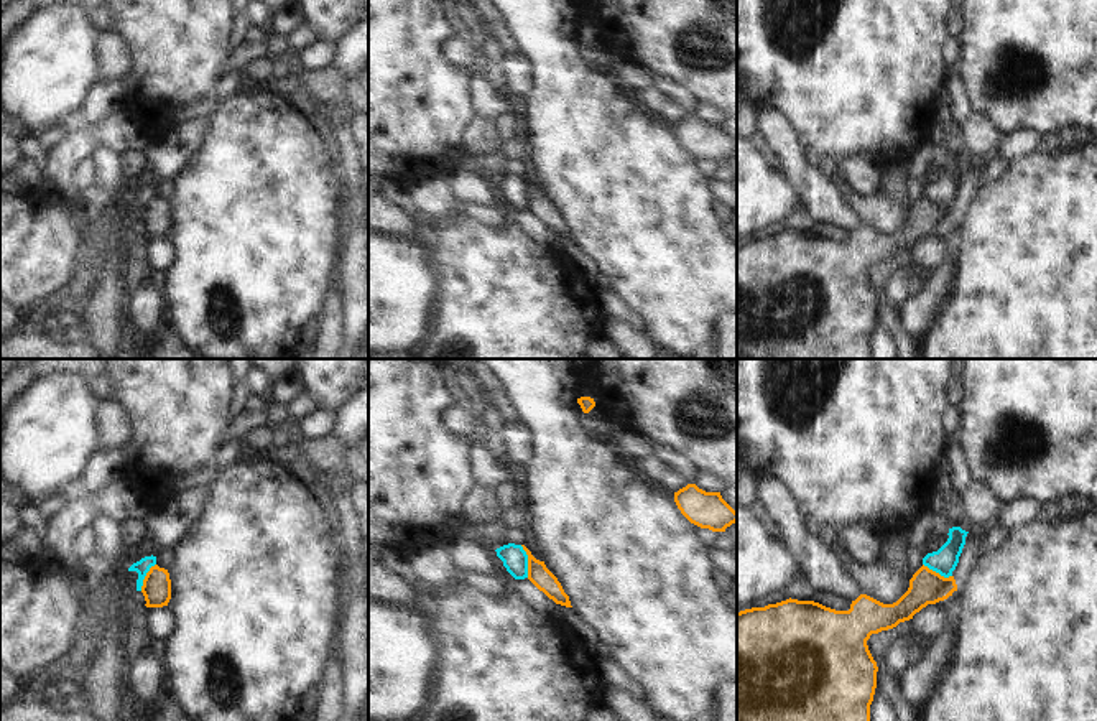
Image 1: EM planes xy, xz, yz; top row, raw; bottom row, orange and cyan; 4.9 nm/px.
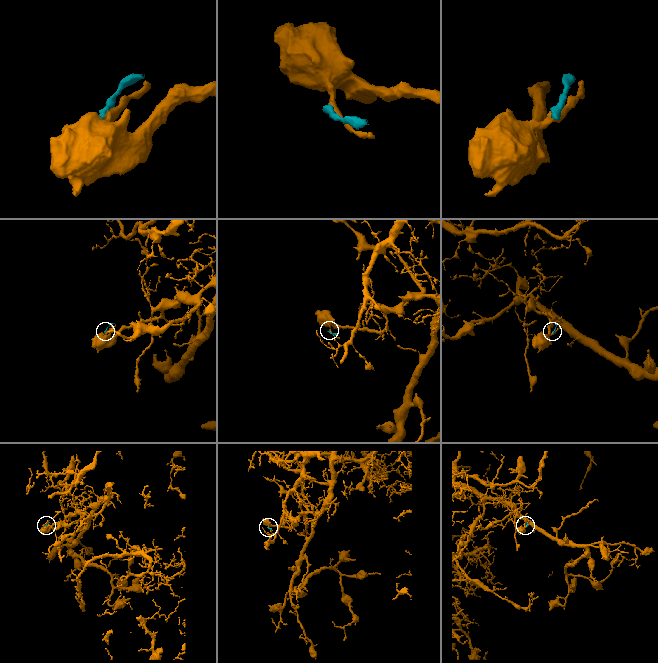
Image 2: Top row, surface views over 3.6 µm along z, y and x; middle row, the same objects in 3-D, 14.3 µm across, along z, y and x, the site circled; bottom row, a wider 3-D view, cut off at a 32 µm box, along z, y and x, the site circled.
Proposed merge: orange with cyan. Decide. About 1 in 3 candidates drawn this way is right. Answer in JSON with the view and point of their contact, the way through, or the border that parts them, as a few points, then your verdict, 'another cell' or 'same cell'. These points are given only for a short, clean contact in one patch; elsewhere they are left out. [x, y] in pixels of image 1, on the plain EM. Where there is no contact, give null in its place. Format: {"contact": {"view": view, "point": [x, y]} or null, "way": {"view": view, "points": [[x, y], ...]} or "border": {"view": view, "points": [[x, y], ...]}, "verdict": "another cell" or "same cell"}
{"contact": {"view": "xz", "point": [528, 193]}, "border": {"view": "xz", "points": [[520, 176], [527, 186], [528, 208]]}, "verdict": "another cell"}

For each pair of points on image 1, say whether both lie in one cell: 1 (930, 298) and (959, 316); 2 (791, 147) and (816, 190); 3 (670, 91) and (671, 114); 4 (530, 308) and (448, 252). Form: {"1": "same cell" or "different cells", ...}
{"1": "different cells", "2": "same cell", "3": "different cells", "4": "same cell"}

